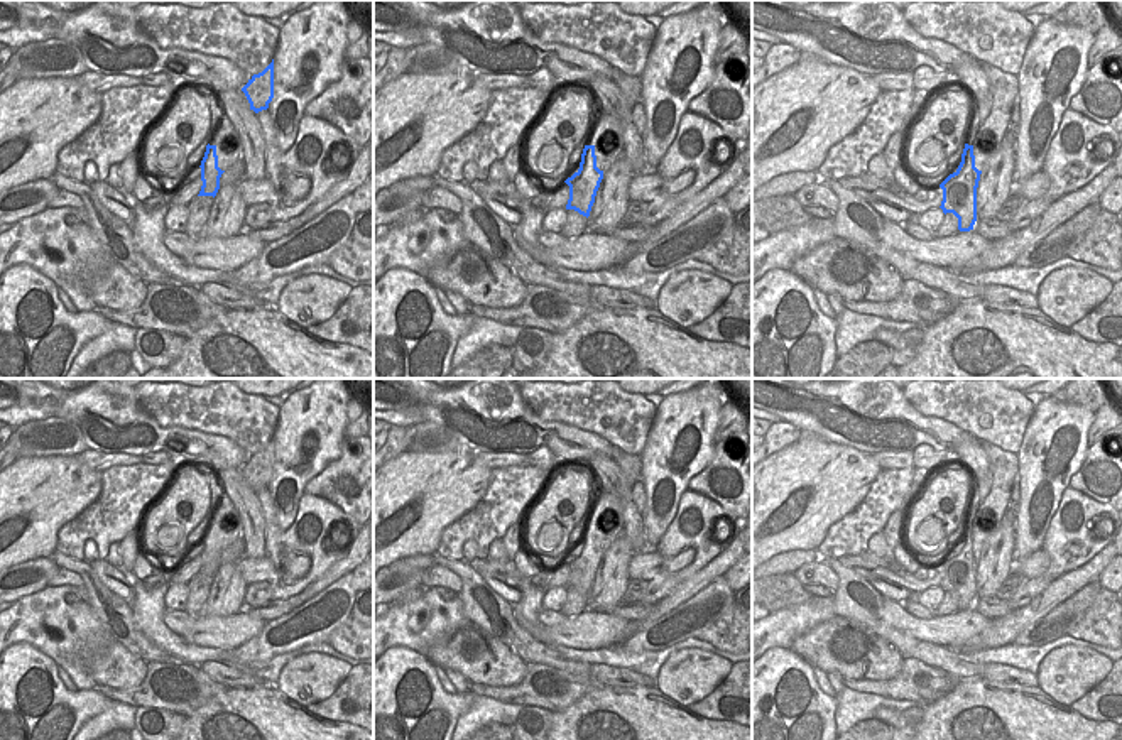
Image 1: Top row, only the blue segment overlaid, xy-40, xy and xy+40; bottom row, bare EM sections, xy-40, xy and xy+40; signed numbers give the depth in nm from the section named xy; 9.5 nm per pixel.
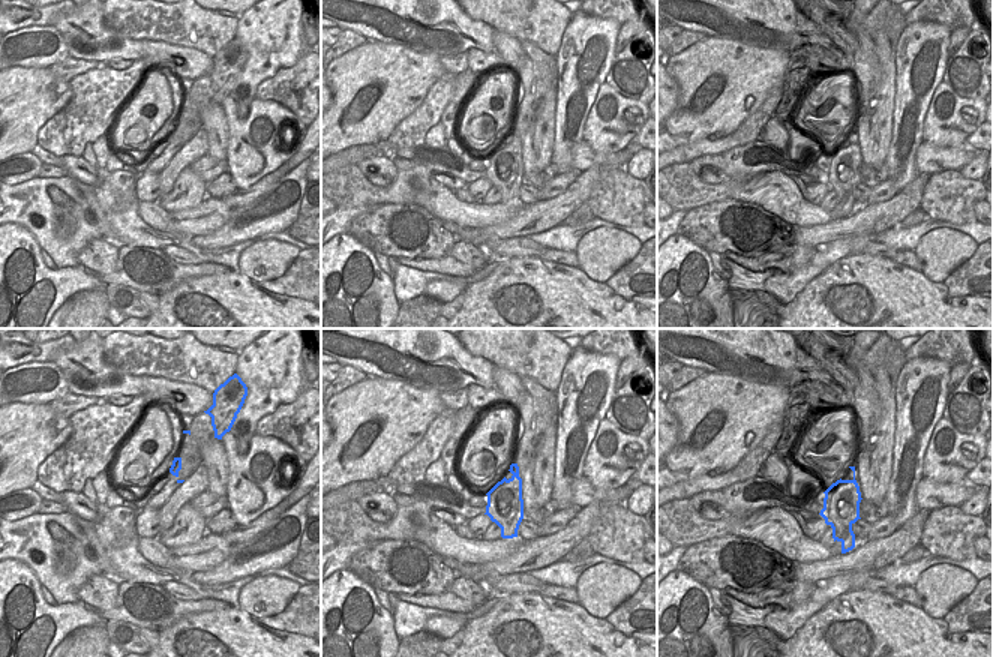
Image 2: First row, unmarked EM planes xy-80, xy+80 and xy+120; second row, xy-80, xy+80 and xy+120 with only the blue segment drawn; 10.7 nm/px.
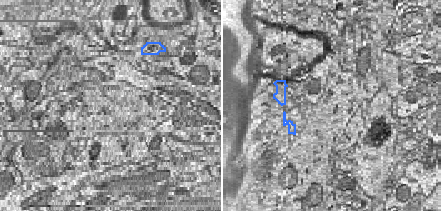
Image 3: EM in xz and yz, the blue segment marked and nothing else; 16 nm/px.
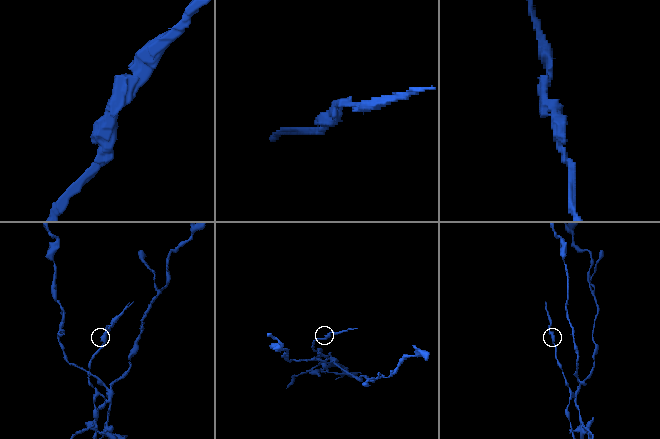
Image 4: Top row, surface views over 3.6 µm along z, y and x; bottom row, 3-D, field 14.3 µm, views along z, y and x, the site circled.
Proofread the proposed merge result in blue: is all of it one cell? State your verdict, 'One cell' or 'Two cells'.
Two cells

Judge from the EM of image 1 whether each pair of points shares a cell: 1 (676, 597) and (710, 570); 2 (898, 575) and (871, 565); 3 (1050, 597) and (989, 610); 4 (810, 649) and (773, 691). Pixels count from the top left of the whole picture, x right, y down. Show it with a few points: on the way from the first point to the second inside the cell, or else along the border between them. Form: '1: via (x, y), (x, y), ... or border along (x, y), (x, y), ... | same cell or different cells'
1: via (685, 590), (702, 578) | same cell
2: via (891, 570), (877, 566) | same cell
3: border along (1014, 610), (992, 620) | different cells
4: border along (788, 649), (813, 666) | different cells

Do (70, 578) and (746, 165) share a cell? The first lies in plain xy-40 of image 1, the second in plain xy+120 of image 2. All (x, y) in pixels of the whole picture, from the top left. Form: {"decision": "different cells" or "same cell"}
{"decision": "different cells"}

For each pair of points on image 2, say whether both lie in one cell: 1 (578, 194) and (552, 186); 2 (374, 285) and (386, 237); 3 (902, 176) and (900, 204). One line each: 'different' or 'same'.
1: different
2: different
3: different

